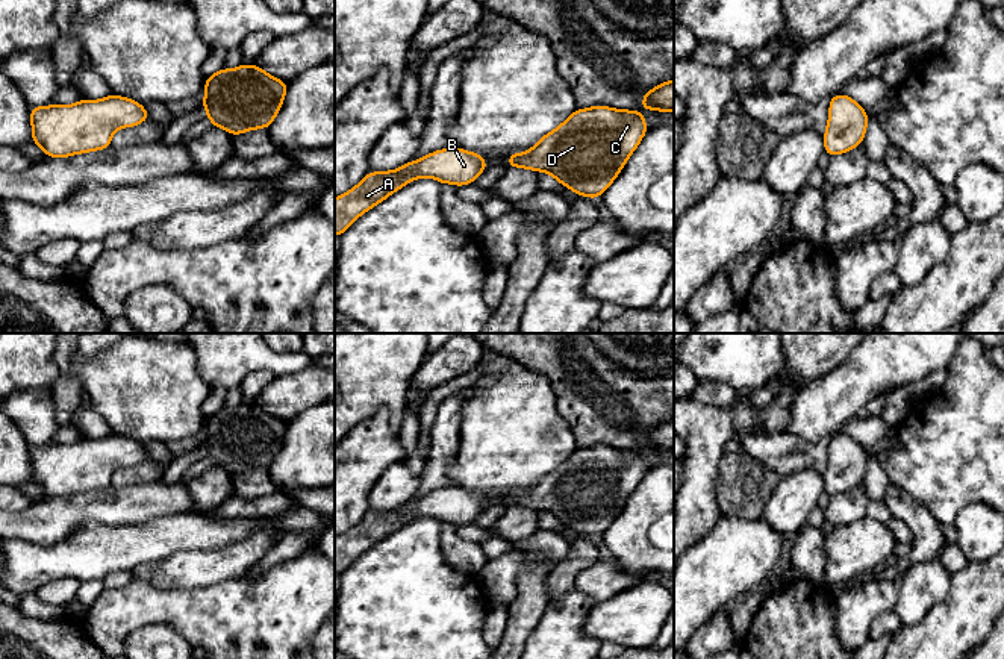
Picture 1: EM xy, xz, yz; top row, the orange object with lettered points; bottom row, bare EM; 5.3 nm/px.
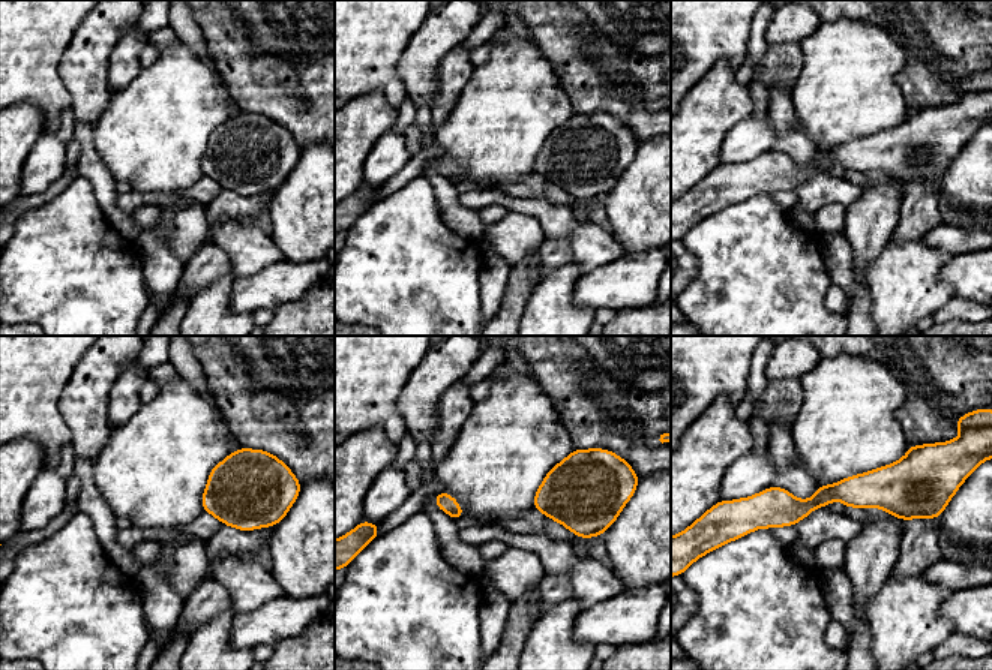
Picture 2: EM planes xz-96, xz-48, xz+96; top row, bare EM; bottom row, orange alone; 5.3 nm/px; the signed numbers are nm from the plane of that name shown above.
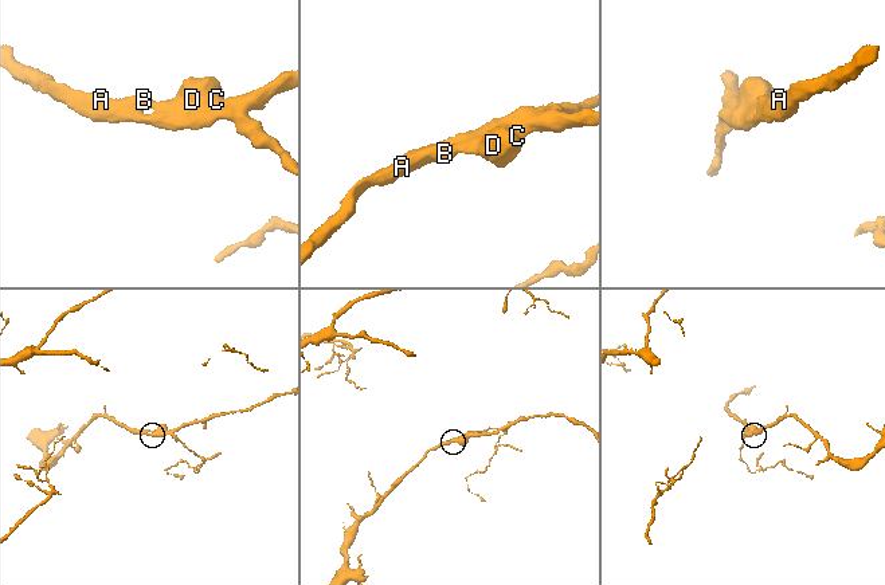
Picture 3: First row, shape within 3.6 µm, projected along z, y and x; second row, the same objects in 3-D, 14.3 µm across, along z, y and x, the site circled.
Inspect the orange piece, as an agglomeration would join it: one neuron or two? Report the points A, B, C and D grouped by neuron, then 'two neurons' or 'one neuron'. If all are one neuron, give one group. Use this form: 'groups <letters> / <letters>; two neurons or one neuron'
groups A B C D; one neuron

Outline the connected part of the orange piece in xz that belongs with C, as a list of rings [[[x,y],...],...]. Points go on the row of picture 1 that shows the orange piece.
[[[577,108],[529,151],[510,153],[507,167],[548,173],[577,195],[600,198],[647,130],[645,118],[636,111]]]

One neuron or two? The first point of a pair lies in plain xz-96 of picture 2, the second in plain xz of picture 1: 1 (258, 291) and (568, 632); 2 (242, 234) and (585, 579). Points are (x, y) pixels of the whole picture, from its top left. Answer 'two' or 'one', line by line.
1: two
2: one

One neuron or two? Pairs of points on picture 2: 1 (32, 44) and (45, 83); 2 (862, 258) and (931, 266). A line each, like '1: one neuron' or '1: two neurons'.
1: one neuron
2: two neurons

